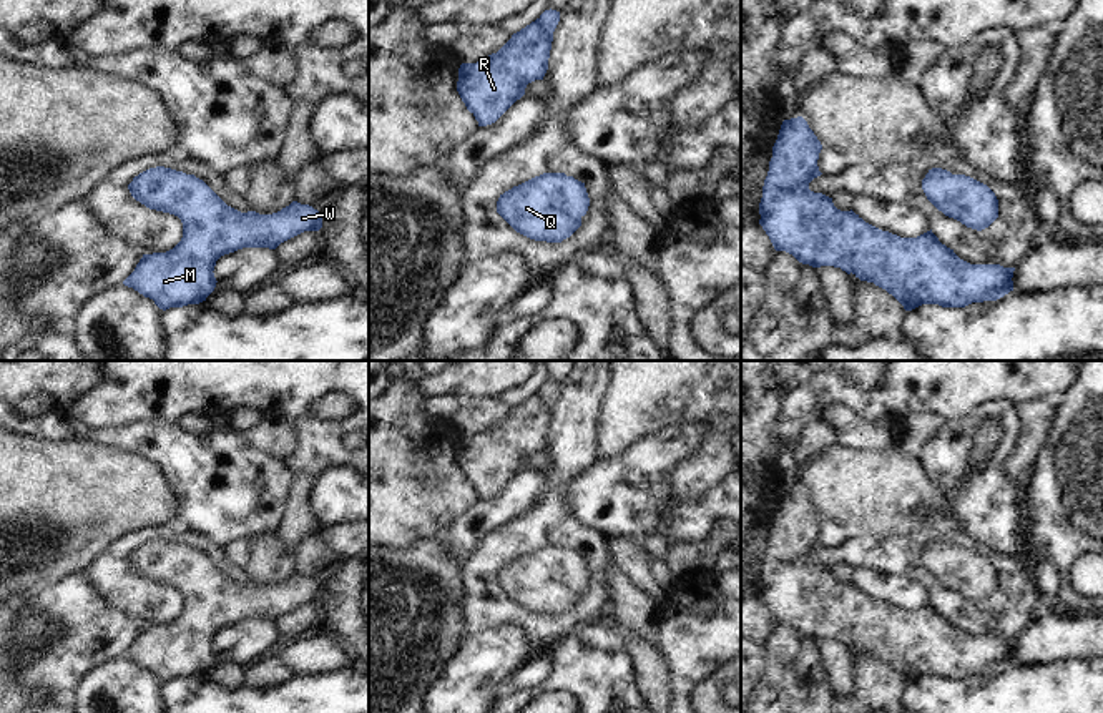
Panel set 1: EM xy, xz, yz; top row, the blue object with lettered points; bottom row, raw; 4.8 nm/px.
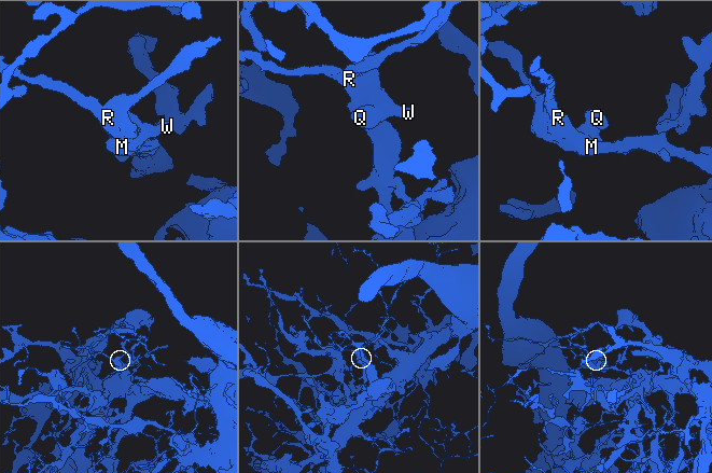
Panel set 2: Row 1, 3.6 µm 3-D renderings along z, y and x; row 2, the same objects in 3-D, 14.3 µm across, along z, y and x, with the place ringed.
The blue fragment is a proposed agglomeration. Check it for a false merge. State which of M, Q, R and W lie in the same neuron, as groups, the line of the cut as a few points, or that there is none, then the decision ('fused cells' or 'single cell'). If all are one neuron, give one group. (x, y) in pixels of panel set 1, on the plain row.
M Q R W; no cut; single cell

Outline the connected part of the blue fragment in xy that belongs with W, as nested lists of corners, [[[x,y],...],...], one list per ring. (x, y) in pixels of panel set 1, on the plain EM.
[[[164,538],[150,540],[128,557],[131,568],[150,582],[174,587],[183,595],[181,613],[166,625],[143,627],[135,643],[123,653],[166,683],[199,676],[216,660],[216,633],[243,620],[276,622],[281,615],[322,600],[322,587],[309,577],[292,573],[272,587],[241,585],[228,578],[203,552]]]

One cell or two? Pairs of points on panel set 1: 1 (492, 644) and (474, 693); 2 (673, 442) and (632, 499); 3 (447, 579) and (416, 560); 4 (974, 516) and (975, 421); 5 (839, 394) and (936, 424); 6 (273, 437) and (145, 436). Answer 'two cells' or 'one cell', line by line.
1: one cell
2: one cell
3: one cell
4: one cell
5: two cells
6: two cells

